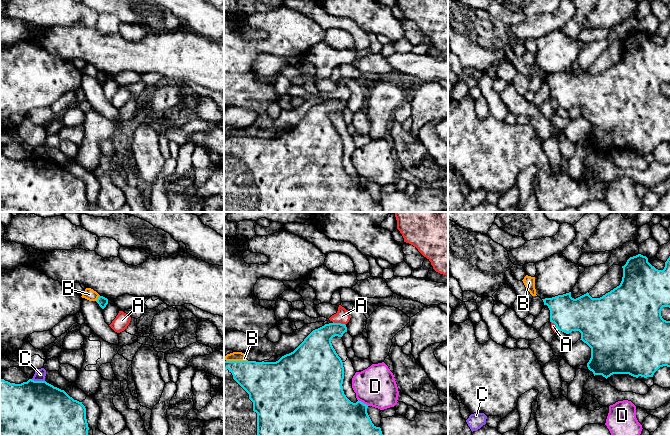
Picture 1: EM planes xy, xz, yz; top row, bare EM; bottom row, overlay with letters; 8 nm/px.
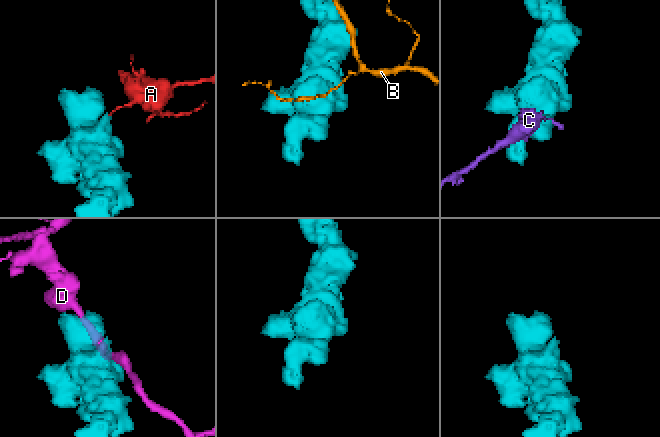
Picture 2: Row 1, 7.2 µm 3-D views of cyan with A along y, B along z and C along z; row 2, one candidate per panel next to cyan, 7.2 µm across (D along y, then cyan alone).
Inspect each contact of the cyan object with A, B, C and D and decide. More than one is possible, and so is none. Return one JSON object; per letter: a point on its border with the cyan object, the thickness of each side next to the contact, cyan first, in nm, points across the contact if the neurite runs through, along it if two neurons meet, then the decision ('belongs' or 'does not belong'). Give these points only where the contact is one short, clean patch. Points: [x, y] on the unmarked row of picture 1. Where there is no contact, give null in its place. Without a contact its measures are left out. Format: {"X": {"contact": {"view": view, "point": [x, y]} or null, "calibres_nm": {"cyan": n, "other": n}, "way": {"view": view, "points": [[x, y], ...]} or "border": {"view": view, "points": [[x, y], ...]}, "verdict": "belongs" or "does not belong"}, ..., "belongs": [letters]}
{"A": {"contact": {"view": "xz", "point": [339, 99]}, "calibres_nm": {"cyan": 220, "other": 120}, "border": {"view": "xz", "points": [[333, 97], [345, 101]]}, "verdict": "does not belong"}, "B": {"contact": {"view": "xy", "point": [98, 74]}, "calibres_nm": {"cyan": 80, "other": 90}, "verdict": "does not belong"}, "C": {"contact": {"view": "xy", "point": [38, 157]}, "calibres_nm": {"cyan": 500, "other": 90}, "verdict": "does not belong"}, "D": {"contact": {"view": "xz", "point": [362, 178]}, "calibres_nm": {"cyan": 420, "other": 320}, "verdict": "does not belong"}, "belongs": []}

